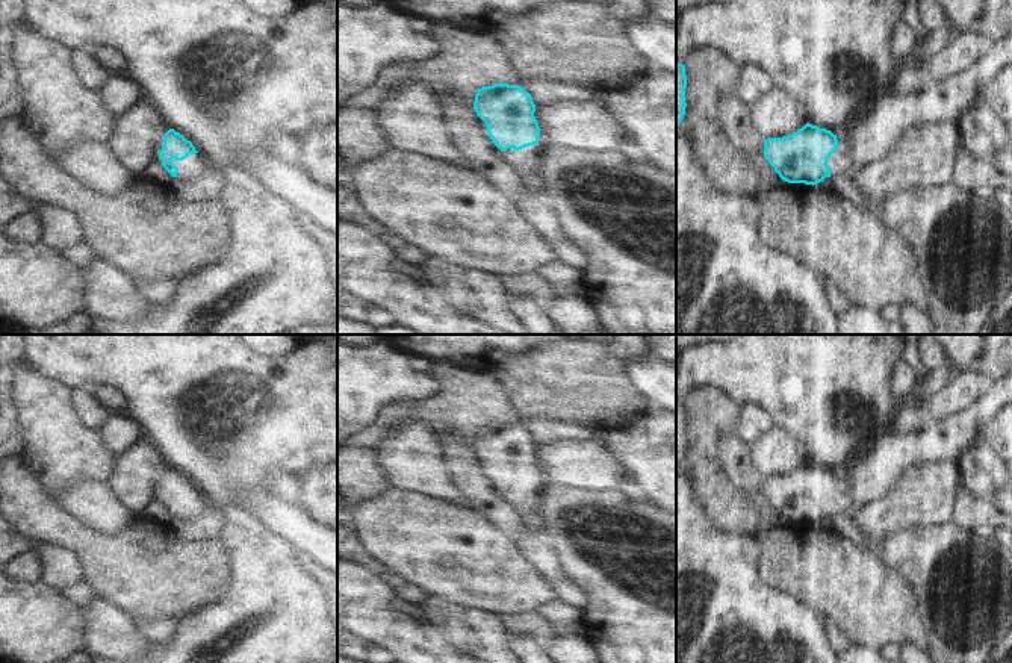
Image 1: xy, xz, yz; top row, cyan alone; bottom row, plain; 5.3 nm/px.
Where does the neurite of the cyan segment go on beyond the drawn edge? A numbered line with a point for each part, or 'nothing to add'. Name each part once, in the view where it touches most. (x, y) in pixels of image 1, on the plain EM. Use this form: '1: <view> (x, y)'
1: xy (195, 503).

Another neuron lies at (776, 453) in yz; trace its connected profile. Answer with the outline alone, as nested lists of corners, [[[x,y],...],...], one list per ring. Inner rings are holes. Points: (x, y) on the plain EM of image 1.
[[[776,425],[752,445],[752,459],[764,478],[793,474],[806,463],[800,444]]]

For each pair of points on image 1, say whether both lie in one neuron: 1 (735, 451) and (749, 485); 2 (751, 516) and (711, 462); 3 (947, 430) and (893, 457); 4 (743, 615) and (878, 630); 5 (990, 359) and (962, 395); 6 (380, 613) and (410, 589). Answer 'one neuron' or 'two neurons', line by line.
1: one neuron
2: one neuron
3: one neuron
4: two neurons
5: two neurons
6: two neurons

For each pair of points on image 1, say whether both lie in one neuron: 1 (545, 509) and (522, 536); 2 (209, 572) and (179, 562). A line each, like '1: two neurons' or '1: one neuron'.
1: two neurons
2: one neuron

